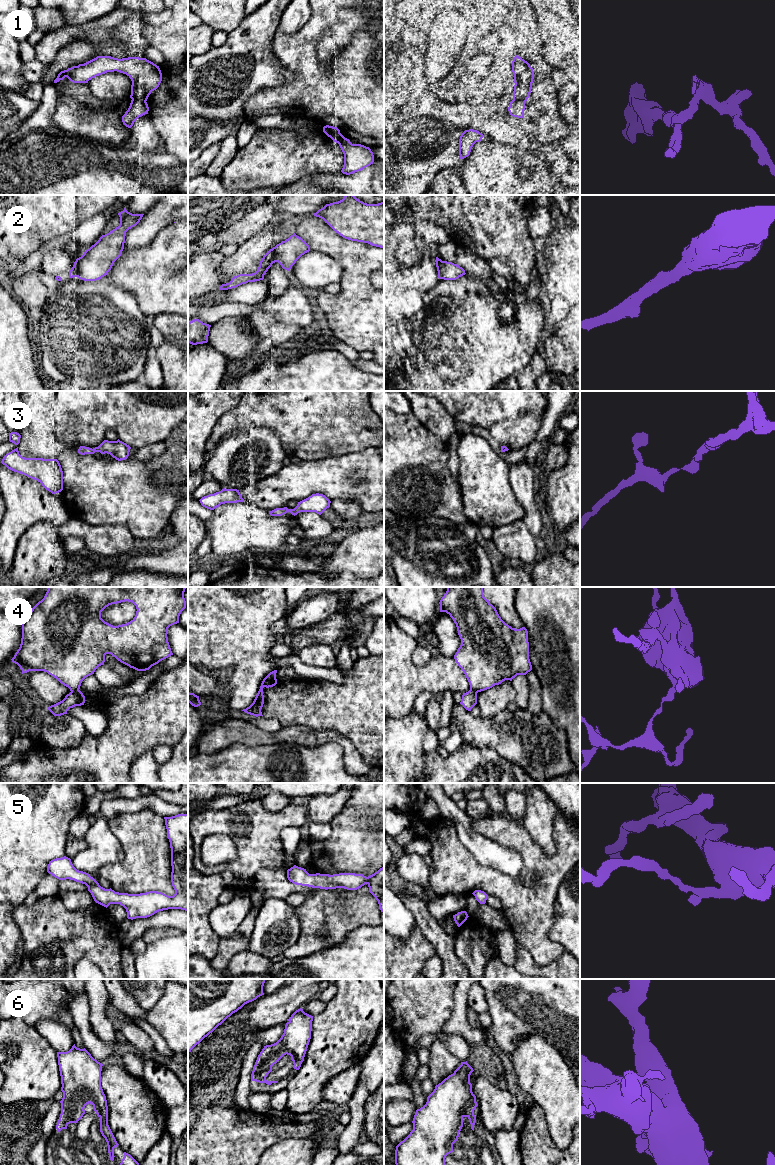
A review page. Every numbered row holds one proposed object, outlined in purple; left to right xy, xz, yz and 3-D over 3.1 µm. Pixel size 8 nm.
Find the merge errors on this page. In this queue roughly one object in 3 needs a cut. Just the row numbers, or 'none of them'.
1, 4

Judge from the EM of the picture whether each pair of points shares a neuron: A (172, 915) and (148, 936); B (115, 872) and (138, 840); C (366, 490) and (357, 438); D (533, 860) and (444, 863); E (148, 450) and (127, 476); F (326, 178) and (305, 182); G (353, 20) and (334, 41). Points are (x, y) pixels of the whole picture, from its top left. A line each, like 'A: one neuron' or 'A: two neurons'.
A: two neurons
B: one neuron
C: two neurons
D: one neuron
E: two neurons
F: two neurons
G: one neuron

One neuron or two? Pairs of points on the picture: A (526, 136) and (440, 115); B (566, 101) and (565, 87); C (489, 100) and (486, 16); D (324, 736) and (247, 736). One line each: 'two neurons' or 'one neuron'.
A: one neuron
B: two neurons
C: one neuron
D: one neuron

